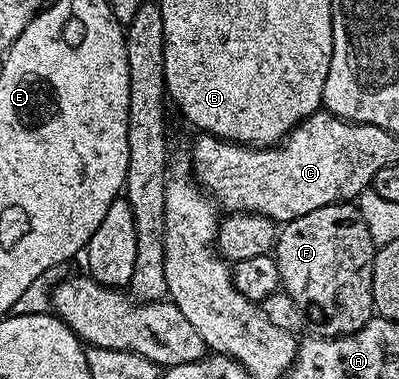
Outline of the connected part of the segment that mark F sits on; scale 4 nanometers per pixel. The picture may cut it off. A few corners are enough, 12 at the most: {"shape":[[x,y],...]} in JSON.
{"shape":[[359,205],[283,223],[279,285],[319,337],[374,317]]}

